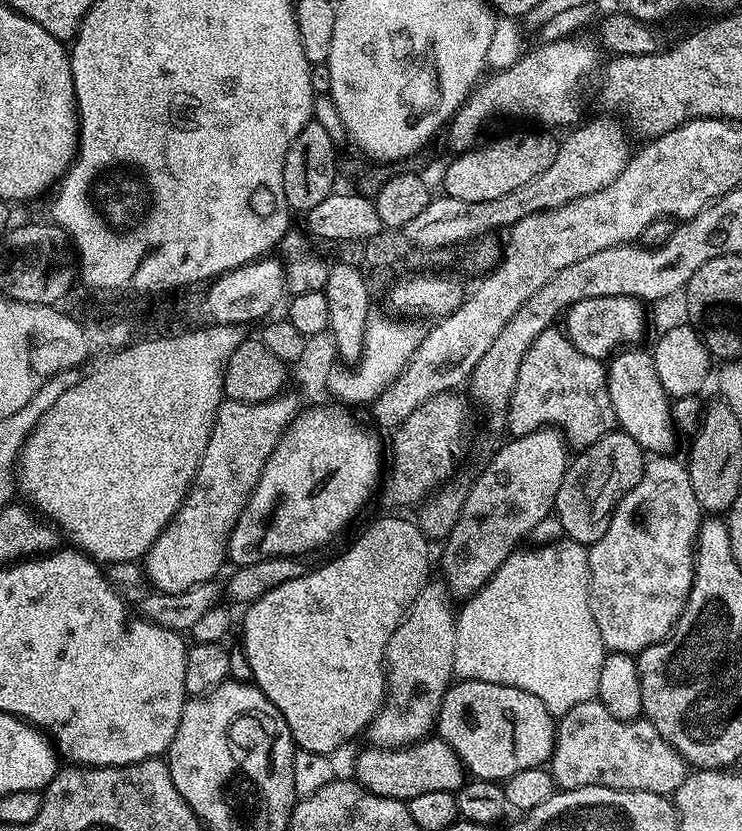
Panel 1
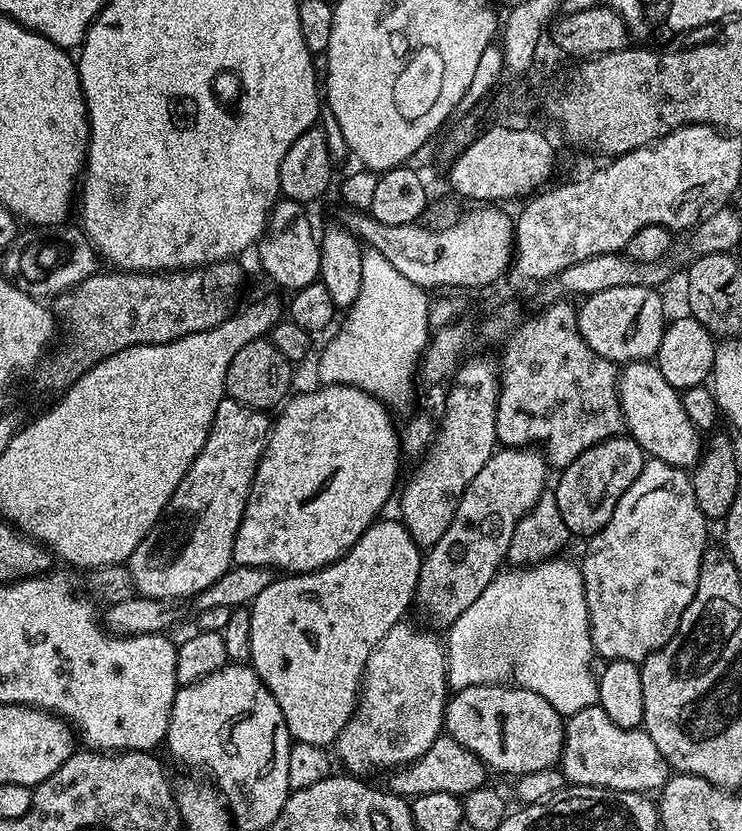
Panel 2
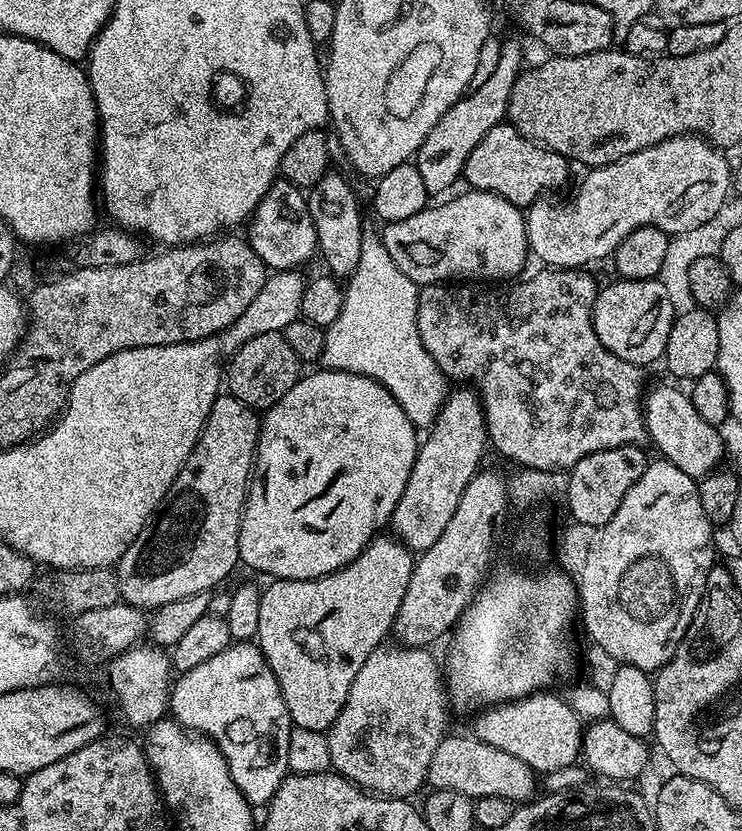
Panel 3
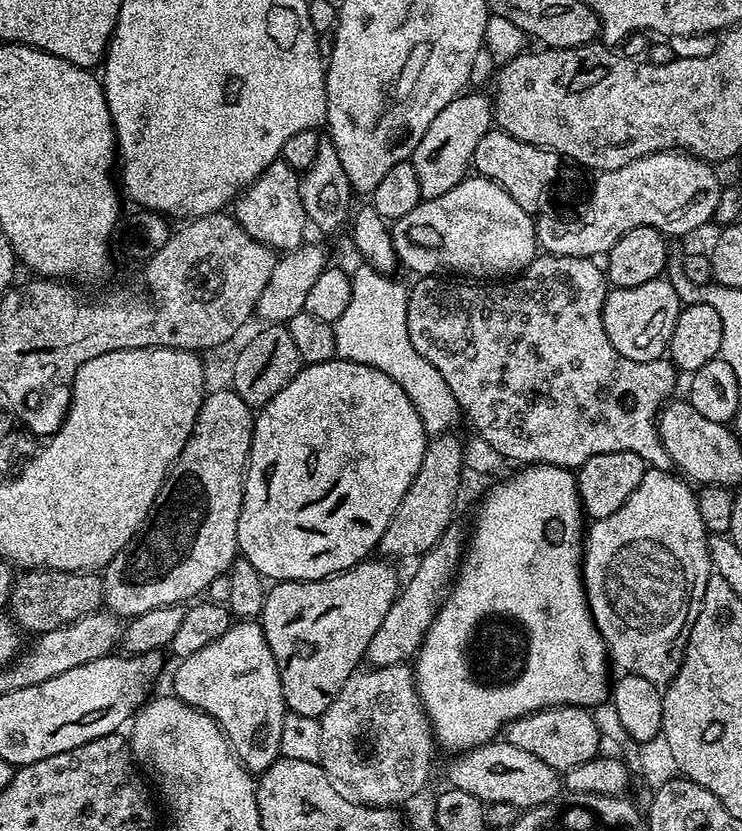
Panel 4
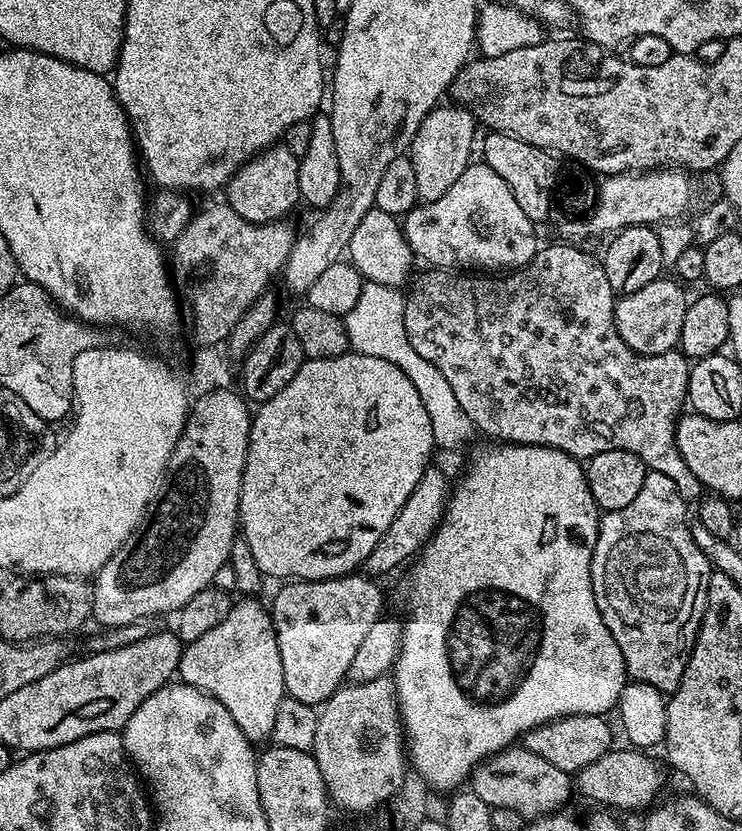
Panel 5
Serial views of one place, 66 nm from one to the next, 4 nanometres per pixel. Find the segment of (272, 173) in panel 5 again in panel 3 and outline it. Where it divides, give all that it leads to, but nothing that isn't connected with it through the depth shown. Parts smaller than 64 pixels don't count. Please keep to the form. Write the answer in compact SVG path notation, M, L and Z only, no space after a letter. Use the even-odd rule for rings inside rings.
M278 178L266 190L262 202L254 210L251 220L247 221L246 239L249 246L258 254L264 267L277 272L299 269L313 255L317 255L316 231L310 218L305 193L288 180Z

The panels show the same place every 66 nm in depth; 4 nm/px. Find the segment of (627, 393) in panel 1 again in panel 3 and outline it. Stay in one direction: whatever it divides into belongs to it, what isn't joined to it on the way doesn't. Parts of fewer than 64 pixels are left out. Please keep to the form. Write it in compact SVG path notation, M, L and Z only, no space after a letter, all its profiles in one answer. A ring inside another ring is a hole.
M660 384L643 397L644 424L648 428L648 440L657 448L659 455L678 466L682 474L690 474L694 478L703 478L710 472L721 467L720 459L724 456L724 440L720 437L721 429L717 425L706 422L698 410L694 410L694 402L687 391L680 388L671 388L668 384Z

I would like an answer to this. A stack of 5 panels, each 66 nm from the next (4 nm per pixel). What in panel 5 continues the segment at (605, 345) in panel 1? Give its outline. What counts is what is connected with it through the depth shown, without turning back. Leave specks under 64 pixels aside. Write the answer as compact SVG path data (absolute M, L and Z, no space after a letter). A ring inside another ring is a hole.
M675 279L672 280L655 280L650 282L650 286L642 286L642 290L634 290L634 294L617 299L616 329L630 350L649 356L671 352L679 345L682 318L686 318L690 300L684 297L683 290L679 288L681 285Z

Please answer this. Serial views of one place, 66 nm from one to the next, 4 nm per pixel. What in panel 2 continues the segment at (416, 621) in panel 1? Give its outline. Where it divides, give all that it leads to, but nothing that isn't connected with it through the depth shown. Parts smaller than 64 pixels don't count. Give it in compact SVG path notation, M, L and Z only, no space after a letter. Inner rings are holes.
M401 622L392 627L374 646L370 658L364 667L364 679L356 702L356 709L346 722L342 734L334 745L335 755L345 764L352 774L368 774L364 772L380 772L383 768L395 770L405 764L414 762L434 746L436 739L445 731L444 710L450 699L450 687L447 678L447 662L445 645L436 636L431 636L424 628L416 624Z

